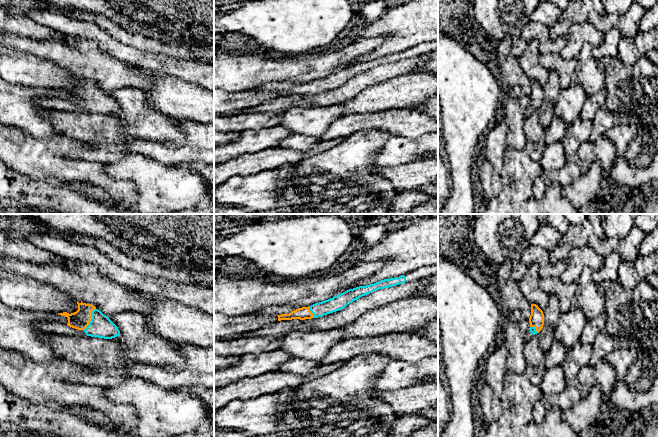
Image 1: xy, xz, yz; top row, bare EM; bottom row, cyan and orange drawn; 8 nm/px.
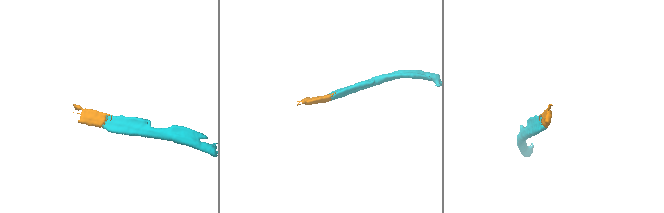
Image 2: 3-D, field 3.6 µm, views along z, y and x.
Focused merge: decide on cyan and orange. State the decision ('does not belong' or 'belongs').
belongs

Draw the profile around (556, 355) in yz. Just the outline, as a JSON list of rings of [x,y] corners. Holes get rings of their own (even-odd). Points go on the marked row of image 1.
[[[554,340],[552,347],[546,353],[545,366],[547,369],[562,365],[565,361],[567,348],[559,341]]]

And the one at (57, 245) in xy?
[[[35,233],[29,235],[29,240],[38,248],[56,254],[64,260],[93,265],[102,276],[110,281],[144,294],[176,301],[214,317],[214,290],[211,288],[203,285],[176,282],[161,277],[152,277],[128,270],[116,264],[92,246],[56,235]]]

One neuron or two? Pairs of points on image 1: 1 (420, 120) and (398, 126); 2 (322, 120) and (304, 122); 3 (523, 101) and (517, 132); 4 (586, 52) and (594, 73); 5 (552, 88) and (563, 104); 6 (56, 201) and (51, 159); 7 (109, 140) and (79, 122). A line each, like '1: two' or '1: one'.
1: one
2: one
3: one
4: one
5: two
6: two
7: one

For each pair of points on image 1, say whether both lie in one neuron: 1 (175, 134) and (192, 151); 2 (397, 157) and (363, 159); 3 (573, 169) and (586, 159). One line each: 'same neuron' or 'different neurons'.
1: different neurons
2: different neurons
3: different neurons

